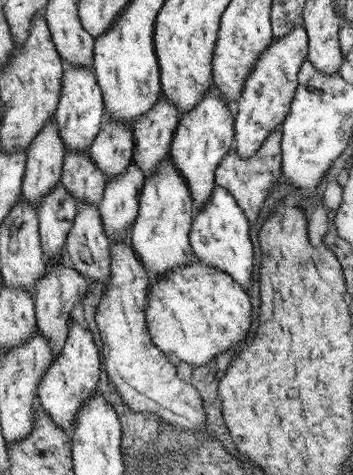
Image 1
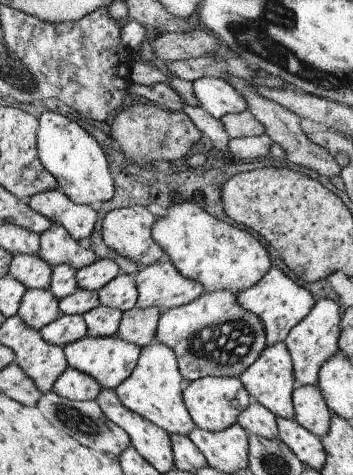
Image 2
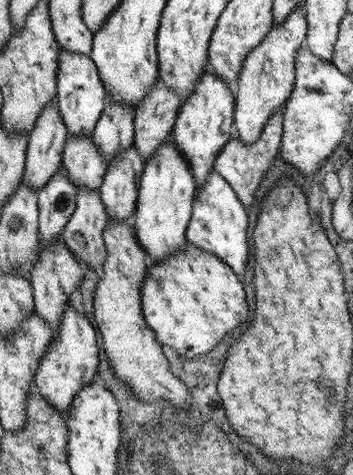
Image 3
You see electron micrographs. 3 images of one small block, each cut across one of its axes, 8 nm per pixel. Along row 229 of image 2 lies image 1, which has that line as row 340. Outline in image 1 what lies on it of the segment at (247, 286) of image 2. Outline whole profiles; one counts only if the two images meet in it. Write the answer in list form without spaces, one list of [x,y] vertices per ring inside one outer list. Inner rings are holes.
[[[195,254],[189,262],[155,274],[147,290],[145,320],[153,342],[163,352],[175,354],[187,366],[211,362],[221,350],[245,340],[251,326],[251,306],[241,284],[223,268],[209,264]]]

